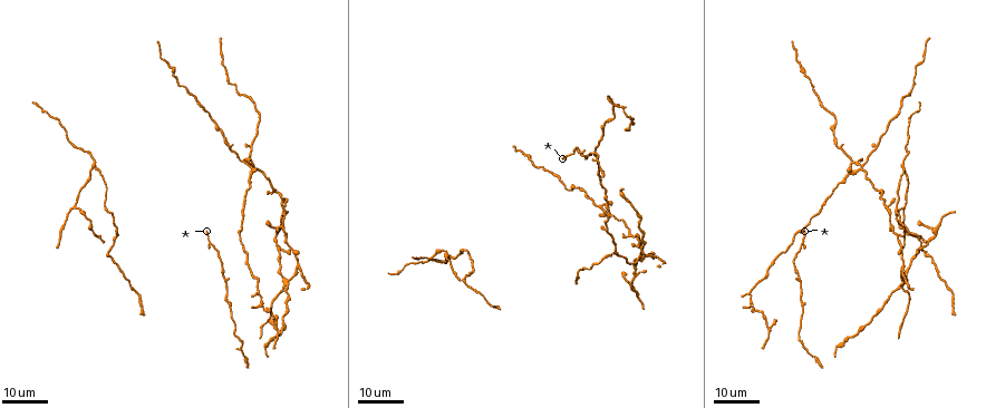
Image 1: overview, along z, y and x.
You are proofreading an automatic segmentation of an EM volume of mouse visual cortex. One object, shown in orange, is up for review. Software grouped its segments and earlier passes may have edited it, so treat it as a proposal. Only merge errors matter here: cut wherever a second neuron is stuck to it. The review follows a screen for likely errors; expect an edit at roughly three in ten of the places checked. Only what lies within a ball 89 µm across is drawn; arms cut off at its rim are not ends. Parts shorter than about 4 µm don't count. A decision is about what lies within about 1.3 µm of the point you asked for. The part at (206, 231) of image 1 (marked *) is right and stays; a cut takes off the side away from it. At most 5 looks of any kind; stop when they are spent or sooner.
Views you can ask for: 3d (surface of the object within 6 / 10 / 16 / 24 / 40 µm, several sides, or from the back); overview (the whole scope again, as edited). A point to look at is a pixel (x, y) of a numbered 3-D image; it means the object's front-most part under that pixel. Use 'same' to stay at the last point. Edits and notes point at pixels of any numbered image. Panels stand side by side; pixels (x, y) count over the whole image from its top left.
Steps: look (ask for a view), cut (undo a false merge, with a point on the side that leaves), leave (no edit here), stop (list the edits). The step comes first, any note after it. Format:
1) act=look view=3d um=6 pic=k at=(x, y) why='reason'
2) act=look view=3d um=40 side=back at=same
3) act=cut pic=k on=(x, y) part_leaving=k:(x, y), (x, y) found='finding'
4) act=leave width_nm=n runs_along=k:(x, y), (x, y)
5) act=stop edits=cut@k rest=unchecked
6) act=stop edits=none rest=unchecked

act=look view=3d um=24 pic=1 at=(903, 268) why='branch point'

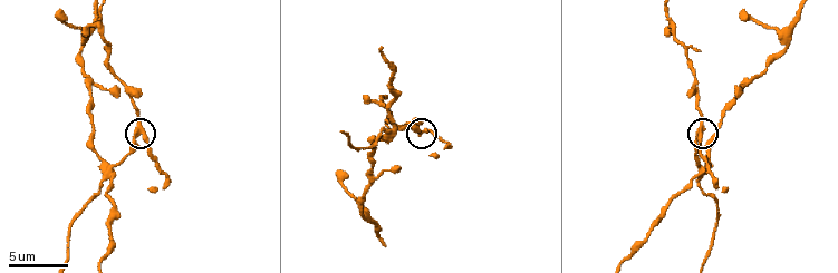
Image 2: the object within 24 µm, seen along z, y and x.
act=look view=3d um=10 pic=2 at=(137, 135)

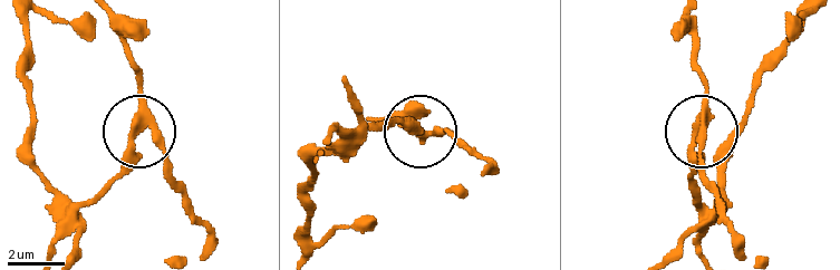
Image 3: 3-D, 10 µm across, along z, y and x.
act=cut pic=3 on=(413, 133) arms=3 part_leaving=3:(425, 138), (411, 124), (360, 128), (350, 88) found='two neurons meet here'

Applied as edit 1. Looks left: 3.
act=look view=3d um=24 pic=1 at=(861, 167) why='four arms meet'

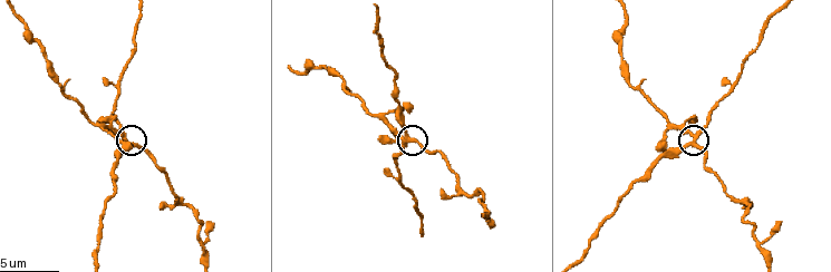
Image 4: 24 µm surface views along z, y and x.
act=look view=3d um=10 pic=4 at=(693, 146)

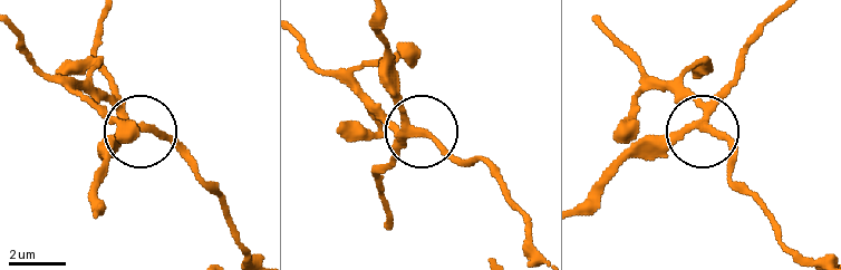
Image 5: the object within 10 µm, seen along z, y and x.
act=cut pic=5 on=(664, 135) width_nm=230 part_leaving=5:(403, 132), (396, 77), (375, 12) found='a second neuron is stuck on'

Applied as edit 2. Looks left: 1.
act=stop edits=cut@3,cut@5 rest=unchecked

